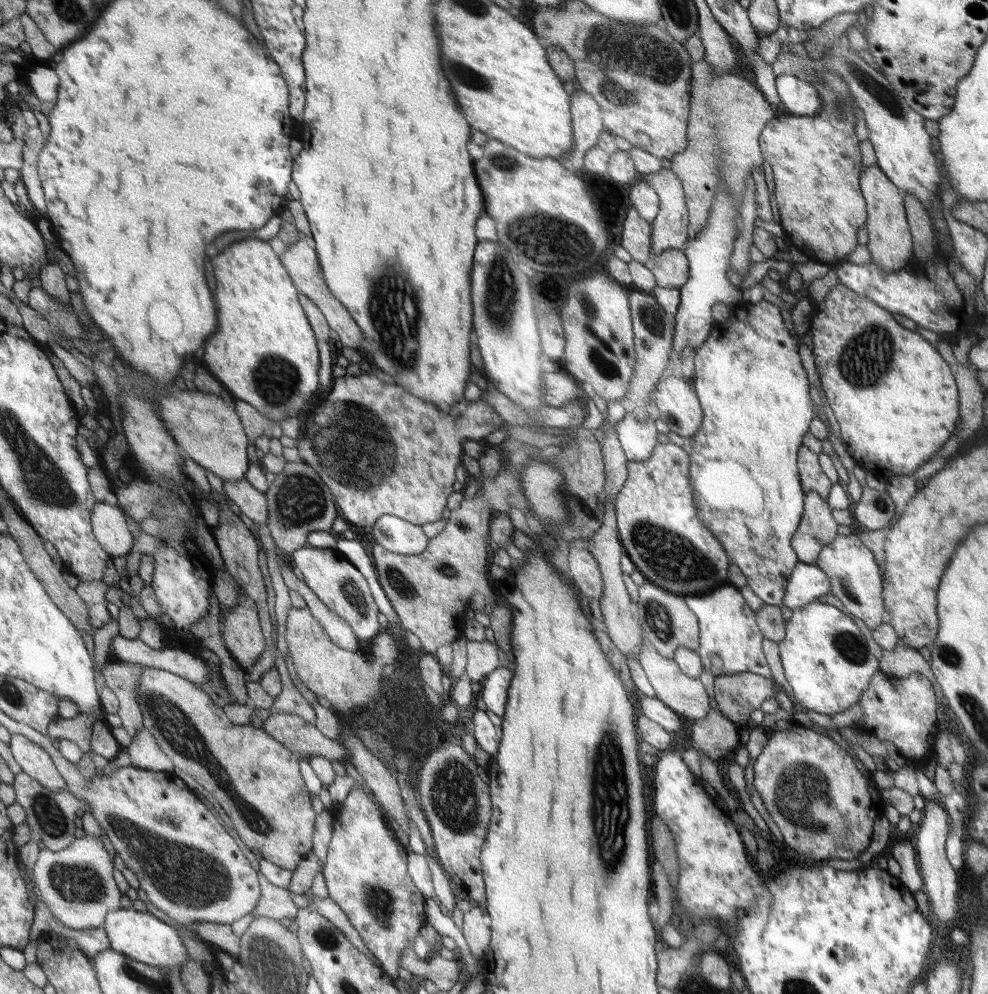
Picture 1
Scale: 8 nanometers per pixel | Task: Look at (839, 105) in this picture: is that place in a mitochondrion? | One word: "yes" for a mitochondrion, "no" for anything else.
yes

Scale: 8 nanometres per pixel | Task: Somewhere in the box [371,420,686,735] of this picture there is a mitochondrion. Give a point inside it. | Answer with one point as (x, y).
(659, 617)

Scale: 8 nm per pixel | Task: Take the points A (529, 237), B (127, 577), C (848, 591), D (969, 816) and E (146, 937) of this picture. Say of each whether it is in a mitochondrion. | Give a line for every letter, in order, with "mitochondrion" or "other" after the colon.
A: mitochondrion
B: other
C: mitochondrion
D: other
E: other

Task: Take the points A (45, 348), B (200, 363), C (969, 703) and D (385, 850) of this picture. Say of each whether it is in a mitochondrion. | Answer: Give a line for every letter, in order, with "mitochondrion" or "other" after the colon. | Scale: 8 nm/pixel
A: other
B: other
C: mitochondrion
D: other

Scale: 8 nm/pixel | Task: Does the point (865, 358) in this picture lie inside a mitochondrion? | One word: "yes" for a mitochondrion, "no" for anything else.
yes

